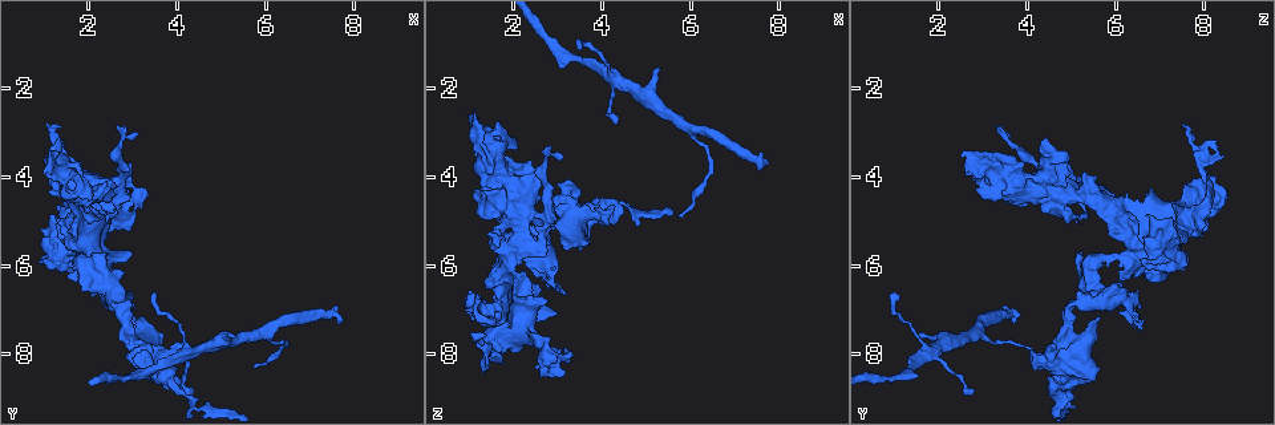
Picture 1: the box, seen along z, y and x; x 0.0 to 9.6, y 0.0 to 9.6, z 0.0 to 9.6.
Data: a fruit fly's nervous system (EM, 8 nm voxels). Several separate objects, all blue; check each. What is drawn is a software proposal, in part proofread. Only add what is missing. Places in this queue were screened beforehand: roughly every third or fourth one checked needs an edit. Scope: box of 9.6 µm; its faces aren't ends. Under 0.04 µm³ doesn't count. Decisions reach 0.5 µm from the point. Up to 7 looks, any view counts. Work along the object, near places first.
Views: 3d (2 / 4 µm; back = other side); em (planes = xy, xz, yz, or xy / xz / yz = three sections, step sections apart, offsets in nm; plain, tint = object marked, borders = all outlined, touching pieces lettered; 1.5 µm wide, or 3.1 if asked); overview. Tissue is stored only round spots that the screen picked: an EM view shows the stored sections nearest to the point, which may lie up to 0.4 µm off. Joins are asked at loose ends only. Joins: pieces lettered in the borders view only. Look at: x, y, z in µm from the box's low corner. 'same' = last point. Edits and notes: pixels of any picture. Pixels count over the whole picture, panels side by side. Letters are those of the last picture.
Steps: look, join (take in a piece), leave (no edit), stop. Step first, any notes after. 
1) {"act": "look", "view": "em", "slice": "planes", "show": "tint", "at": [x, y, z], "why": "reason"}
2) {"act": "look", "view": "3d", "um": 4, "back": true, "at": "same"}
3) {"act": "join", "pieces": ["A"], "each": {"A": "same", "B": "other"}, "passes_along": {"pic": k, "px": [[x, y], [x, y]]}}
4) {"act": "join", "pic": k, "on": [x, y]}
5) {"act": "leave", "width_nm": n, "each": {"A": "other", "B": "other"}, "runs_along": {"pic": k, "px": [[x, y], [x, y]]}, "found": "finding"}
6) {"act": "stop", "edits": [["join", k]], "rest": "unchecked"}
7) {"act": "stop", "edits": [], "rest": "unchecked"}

{"act": "look", "view": "3d", "um": 4, "at": [7.75, 7.25, 3.60], "why": "free end"}

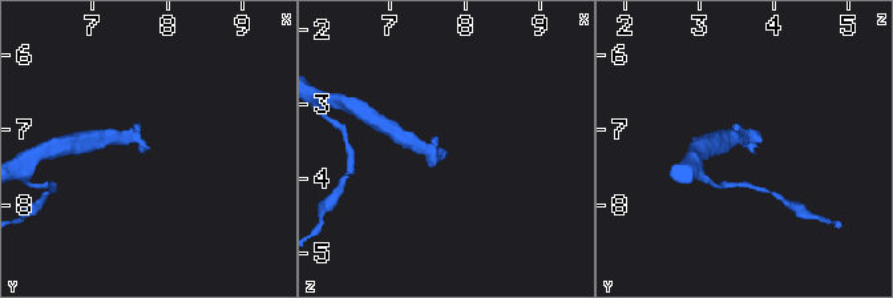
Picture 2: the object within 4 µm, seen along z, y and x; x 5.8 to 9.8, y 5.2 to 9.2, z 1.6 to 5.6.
{"act": "look", "view": "em", "slice": "planes", "show": "borders", "at": [7.75, 7.25, 3.65]}

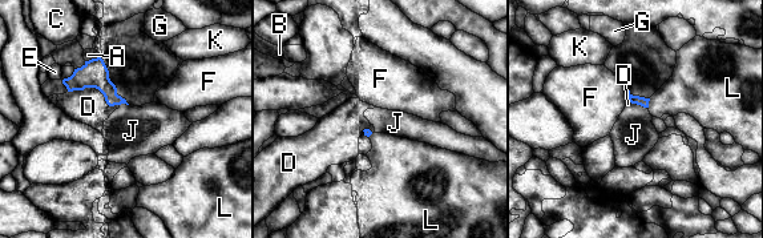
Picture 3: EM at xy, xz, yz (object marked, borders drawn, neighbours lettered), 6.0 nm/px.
{"act": "leave", "longest_contact_nm": ["D", 320], "each": {"A": "other", "B": "other", "C": "other", "D": "other", "E": "other", "F": "other", "G": "other", "J": "other", "K": "other", "L": "other"}, "found": "none of them fits"}

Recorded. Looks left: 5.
{"act": "look", "view": "3d", "um": 4, "at": [5.20, 7.65, 1.55], "why": "an open end"}

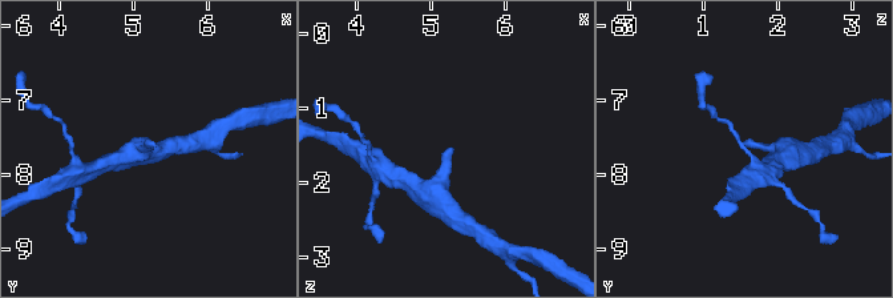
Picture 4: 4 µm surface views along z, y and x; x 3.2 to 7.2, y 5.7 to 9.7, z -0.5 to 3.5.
{"act": "look", "view": "em", "slice": "planes", "show": "borders", "at": [5.25, 7.60, 1.55]}

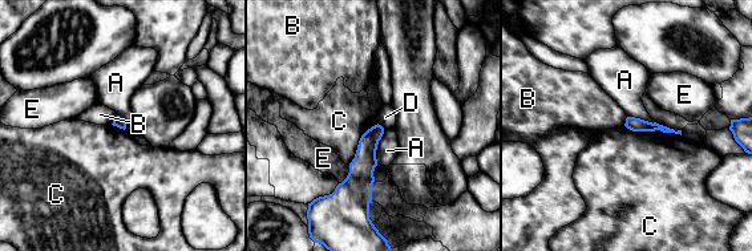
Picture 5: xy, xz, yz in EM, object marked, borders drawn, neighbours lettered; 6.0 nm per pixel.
{"act": "leave", "each": {"A": "other", "B": "other", "C": "other", "D": "other", "E": "other"}, "border": {"pic": 5, "px": [[625, 125], [680, 136]]}, "found": "none of them fits"}

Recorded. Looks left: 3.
{"act": "look", "view": "em", "slice": "xy", "step": 8, "show": "tint", "at": [3.55, 6.70, 1.15], "why": "thin end"}

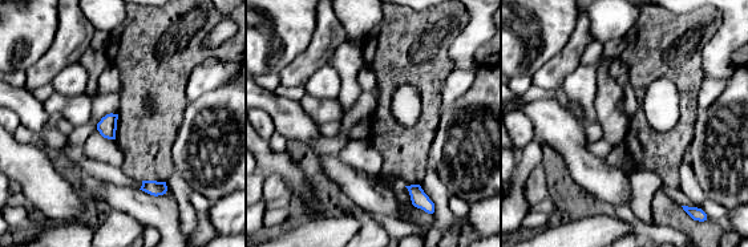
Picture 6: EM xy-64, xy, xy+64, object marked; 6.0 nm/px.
{"act": "look", "view": "em", "slice": "planes", "show": "borders", "at": "same"}

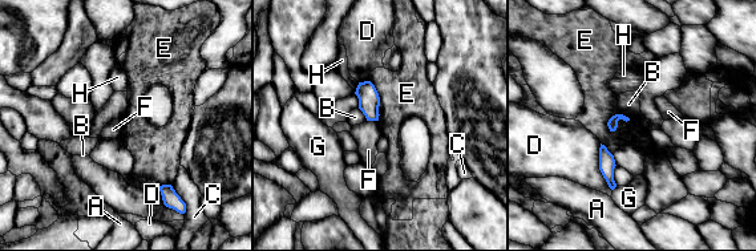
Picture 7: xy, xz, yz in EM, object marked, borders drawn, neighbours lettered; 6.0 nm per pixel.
{"act": "leave", "each": {"A": "other", "B": "other", "C": "other", "D": "other", "E": "other", "F": "other", "G": "other", "H": "other"}, "border": {"pic": 7, "px": [[630, 118], [614, 114], [606, 125]]}, "found": "none of them fits"}

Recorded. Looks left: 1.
{"act": "stop", "edits": [], "rest": "unchecked"}

